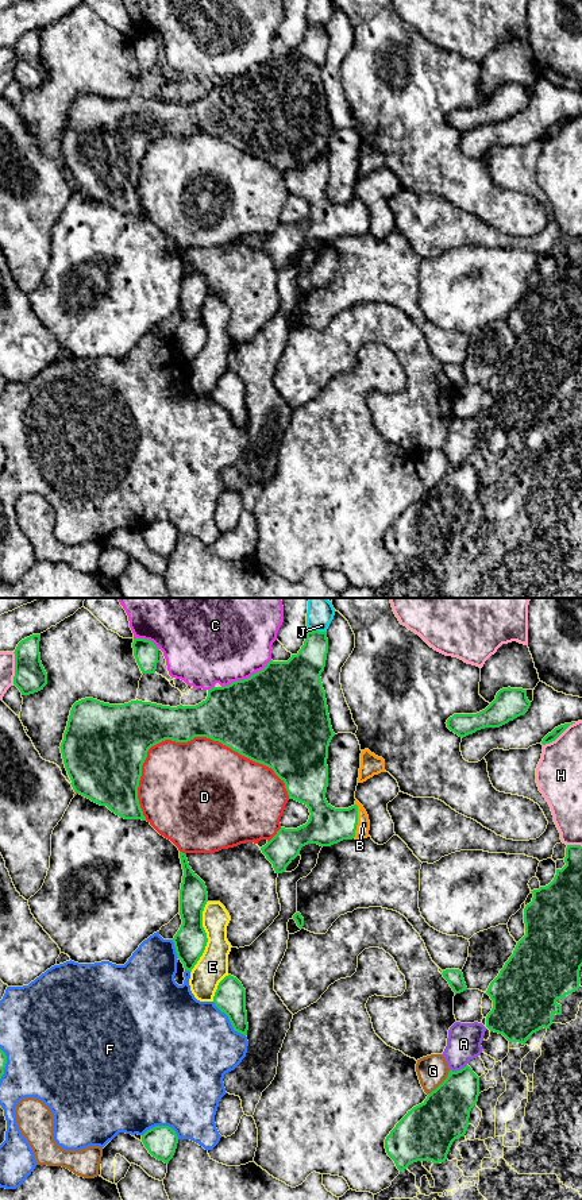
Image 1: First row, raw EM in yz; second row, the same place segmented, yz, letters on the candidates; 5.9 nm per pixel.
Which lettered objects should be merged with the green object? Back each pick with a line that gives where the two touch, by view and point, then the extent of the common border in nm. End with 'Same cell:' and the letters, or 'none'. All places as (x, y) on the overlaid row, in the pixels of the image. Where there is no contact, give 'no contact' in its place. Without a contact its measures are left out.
B: contact yz (357, 821); length 200 nm
Same cell: B

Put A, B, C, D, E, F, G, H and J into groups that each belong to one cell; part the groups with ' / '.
A / B / C / D / E G / F / H / J

